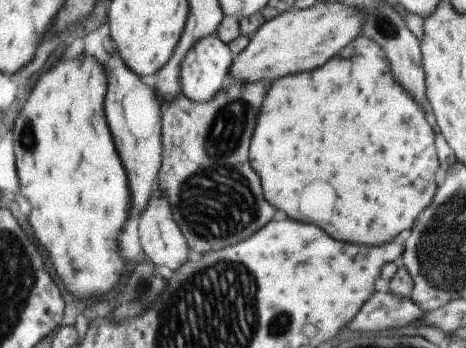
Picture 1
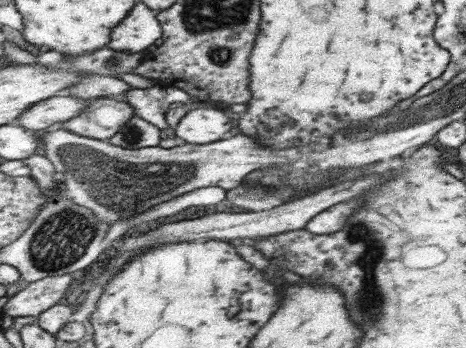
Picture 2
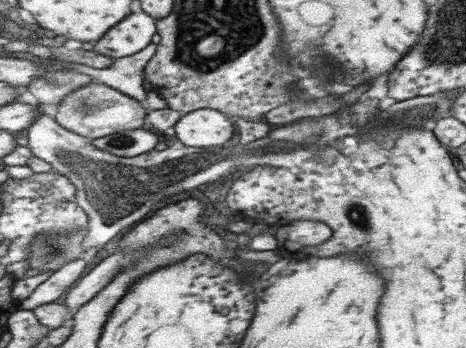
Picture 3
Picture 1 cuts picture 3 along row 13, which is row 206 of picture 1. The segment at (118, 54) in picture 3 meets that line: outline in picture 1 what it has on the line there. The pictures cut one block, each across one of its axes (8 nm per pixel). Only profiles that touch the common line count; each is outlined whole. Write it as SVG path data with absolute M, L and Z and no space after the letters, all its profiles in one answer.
M115 48L105 56L101 68L107 76L107 90L103 100L105 120L115 142L119 160L127 172L131 192L131 214L141 214L153 194L161 168L161 112L163 104L157 102L157 94L151 86L143 84L141 78L123 62Z

